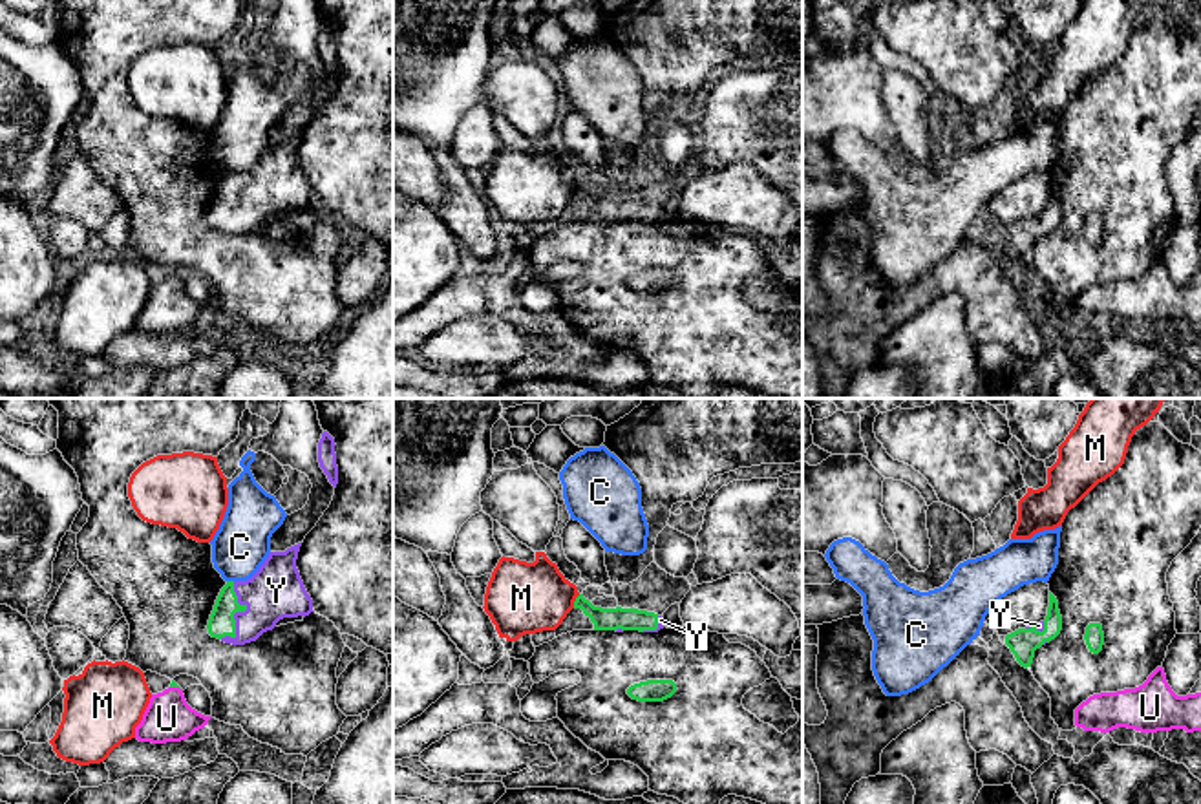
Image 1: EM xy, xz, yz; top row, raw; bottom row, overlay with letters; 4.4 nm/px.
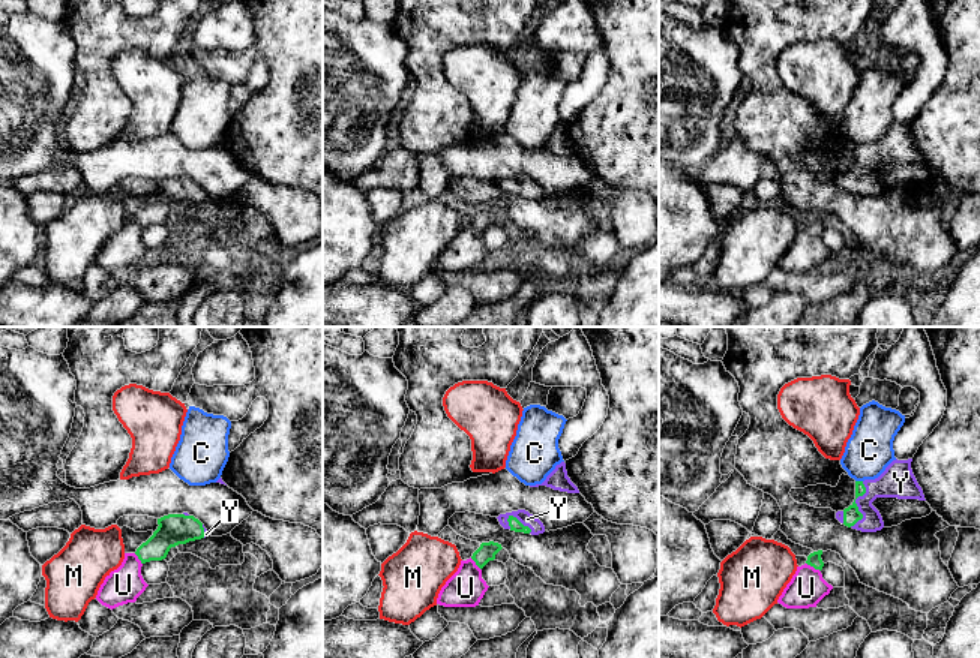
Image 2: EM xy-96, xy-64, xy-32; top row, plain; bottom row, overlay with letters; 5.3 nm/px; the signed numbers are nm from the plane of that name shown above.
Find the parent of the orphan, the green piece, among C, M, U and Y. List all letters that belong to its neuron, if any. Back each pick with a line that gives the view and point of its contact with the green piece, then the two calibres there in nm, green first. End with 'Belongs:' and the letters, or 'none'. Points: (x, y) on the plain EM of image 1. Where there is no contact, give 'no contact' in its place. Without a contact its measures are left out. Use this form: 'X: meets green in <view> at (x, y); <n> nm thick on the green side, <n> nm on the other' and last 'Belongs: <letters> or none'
U: meets green in xy at (176, 276); 20 nm thick on the green side, 200 nm on the other
Y: meets green in xy at (236, 201); 120 nm thick on the green side, 240 nm on the other
Belongs: U, Y

